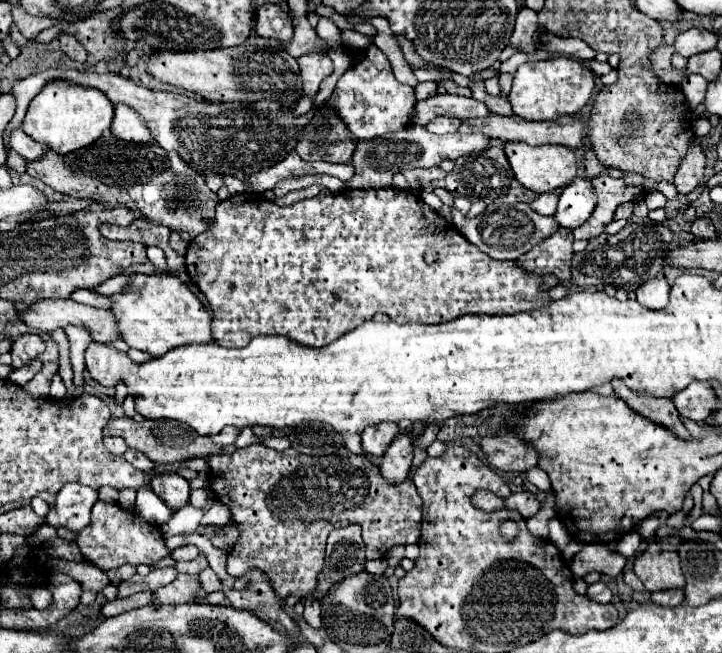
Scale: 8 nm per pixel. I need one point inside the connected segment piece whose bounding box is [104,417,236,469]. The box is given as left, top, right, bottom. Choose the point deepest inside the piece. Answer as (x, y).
(164, 446)

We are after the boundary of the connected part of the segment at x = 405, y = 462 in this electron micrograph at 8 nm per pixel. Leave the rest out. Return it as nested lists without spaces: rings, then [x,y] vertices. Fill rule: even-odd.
[[[398,435],[382,455],[380,473],[390,483],[400,483],[406,479],[412,467],[412,441],[408,435]]]

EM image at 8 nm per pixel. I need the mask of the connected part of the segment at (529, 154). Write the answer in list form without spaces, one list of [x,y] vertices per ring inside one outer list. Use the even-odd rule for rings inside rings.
[[[506,143],[504,151],[506,151],[506,157],[508,157],[510,165],[512,165],[512,171],[514,171],[516,179],[526,189],[530,189],[534,193],[546,193],[546,191],[562,189],[576,177],[576,171],[578,171],[574,151],[570,147],[564,147],[564,145],[530,147],[526,143]]]

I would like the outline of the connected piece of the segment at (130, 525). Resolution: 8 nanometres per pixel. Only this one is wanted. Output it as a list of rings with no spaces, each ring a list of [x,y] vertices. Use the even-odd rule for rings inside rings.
[[[96,501],[96,505],[92,507],[92,521],[86,529],[82,529],[76,535],[76,543],[84,559],[104,571],[126,565],[126,563],[156,565],[160,559],[172,557],[172,551],[166,547],[160,527],[158,525],[152,527],[152,523],[144,521],[142,517],[136,517],[132,511],[120,509],[118,503]]]

